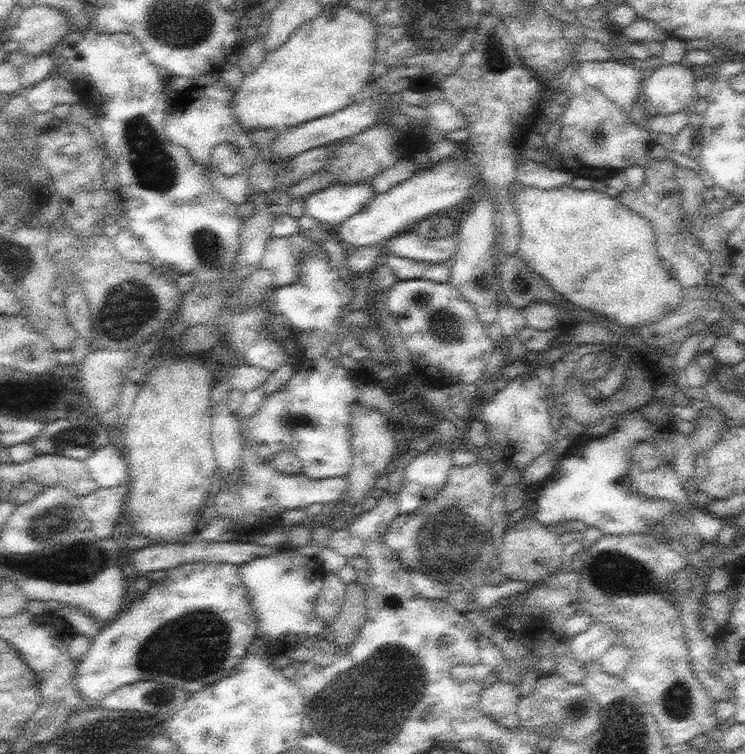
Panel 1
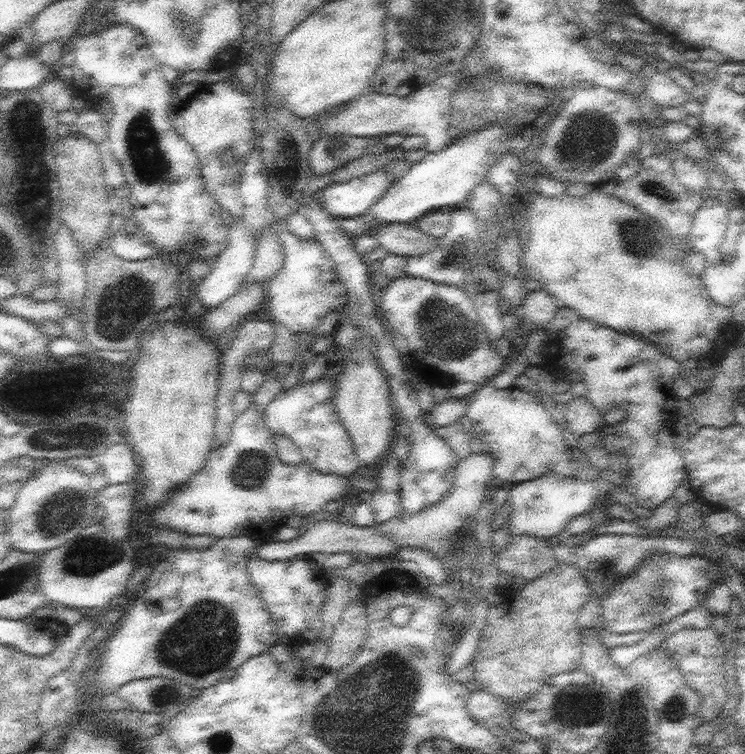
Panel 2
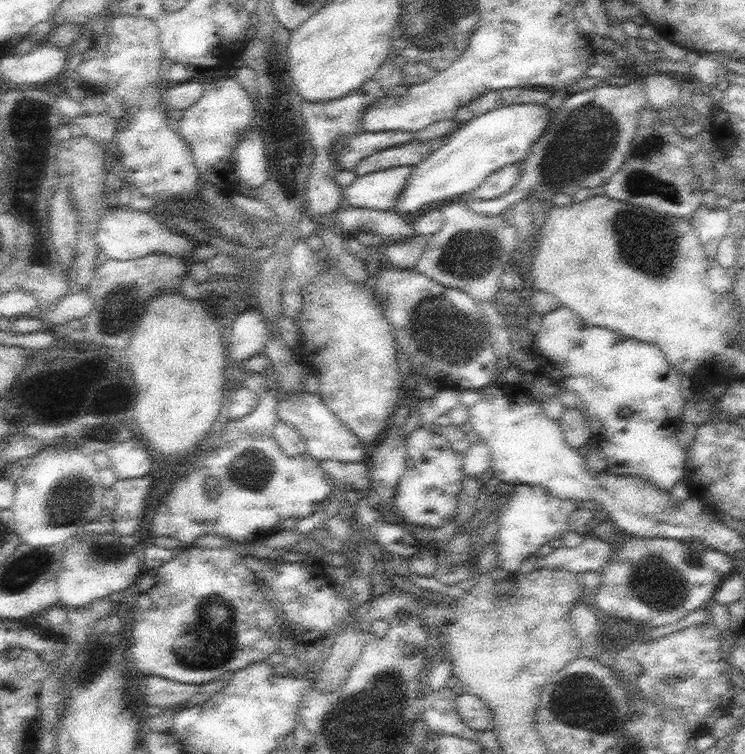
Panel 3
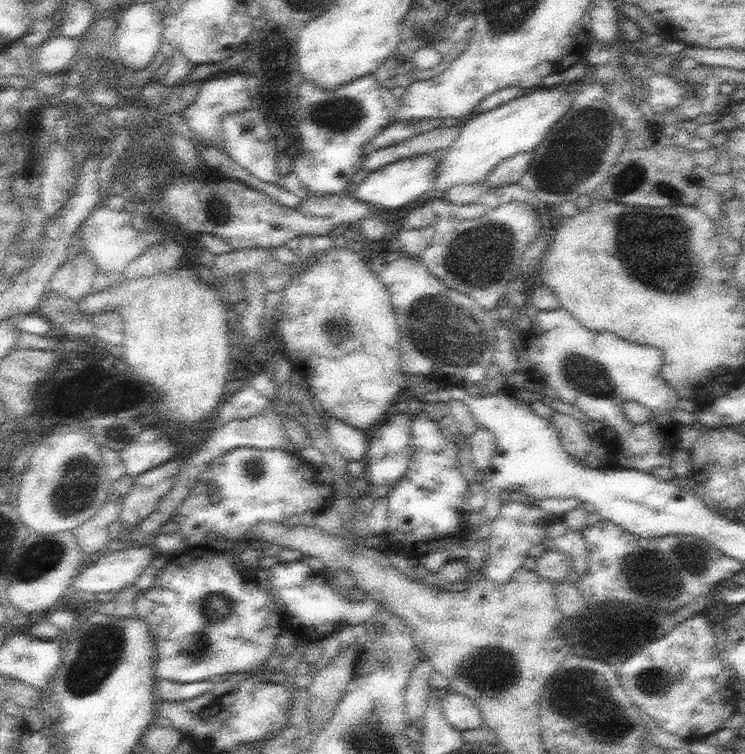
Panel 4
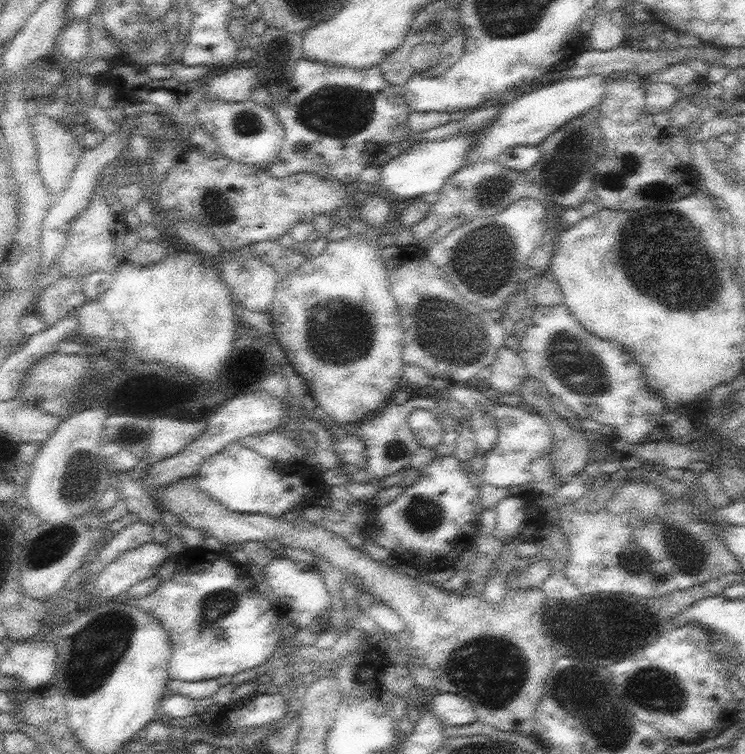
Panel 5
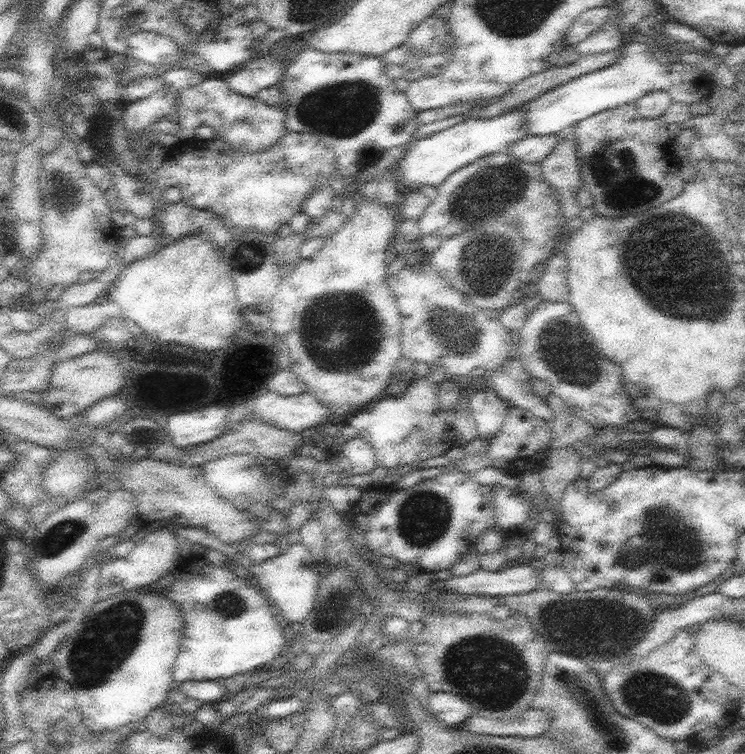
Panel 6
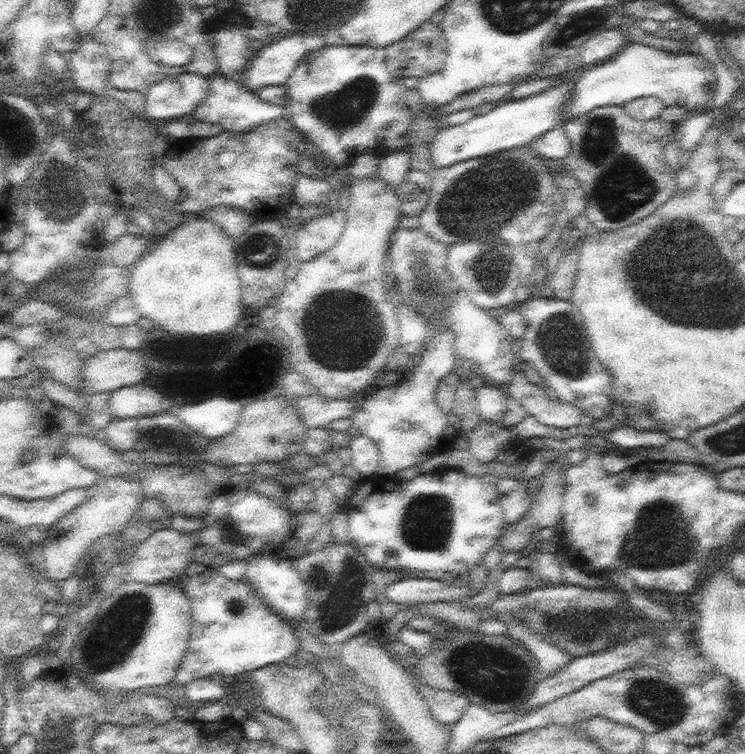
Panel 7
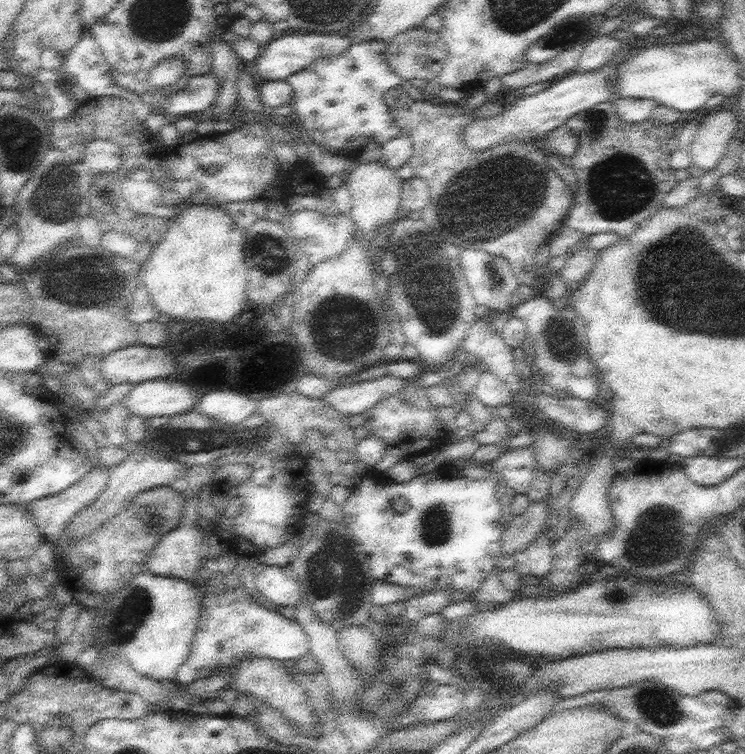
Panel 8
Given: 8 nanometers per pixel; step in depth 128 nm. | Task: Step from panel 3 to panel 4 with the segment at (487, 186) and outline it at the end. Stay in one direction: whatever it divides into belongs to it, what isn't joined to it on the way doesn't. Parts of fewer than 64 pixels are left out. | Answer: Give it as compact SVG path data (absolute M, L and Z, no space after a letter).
M533 151L520 152L516 156L510 156L503 160L488 174L486 182L490 188L500 188L500 186L508 186L508 184L516 184L523 176L530 161L532 161Z

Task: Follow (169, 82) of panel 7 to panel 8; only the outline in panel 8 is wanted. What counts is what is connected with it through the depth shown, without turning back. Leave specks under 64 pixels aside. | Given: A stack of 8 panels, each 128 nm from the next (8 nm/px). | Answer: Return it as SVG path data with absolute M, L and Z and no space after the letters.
M214 74L194 76L184 88L174 89L174 93L166 97L160 105L160 110L156 111L168 114L169 117L196 114L210 108L219 94L220 82Z

